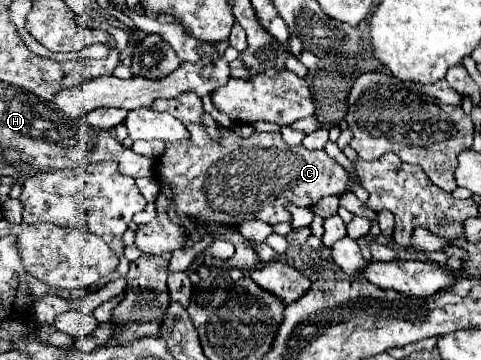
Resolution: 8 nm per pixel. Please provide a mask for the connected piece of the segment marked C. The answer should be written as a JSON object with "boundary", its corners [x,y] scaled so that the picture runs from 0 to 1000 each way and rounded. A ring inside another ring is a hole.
{"boundary":[[[399,256],[358,278],[324,278],[316,300],[353,311],[399,372],[395,394],[345,400],[324,478],[362,517],[366,583],[412,617],[495,628],[511,611],[545,611],[578,622],[603,611],[595,561],[653,572],[674,544],[723,533],[723,478],[674,417],[636,417],[628,400],[599,406],[582,372],[532,367],[520,383],[499,383],[474,356],[462,361],[462,394],[437,389],[416,328],[420,278]]]}

